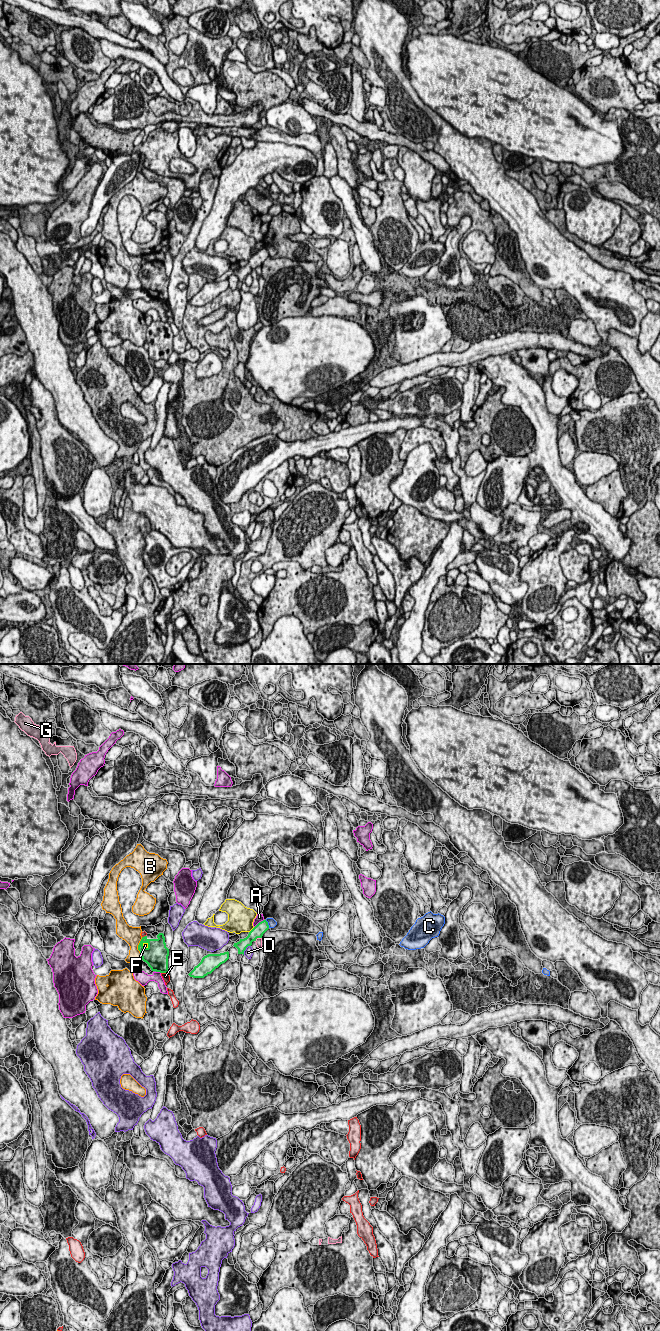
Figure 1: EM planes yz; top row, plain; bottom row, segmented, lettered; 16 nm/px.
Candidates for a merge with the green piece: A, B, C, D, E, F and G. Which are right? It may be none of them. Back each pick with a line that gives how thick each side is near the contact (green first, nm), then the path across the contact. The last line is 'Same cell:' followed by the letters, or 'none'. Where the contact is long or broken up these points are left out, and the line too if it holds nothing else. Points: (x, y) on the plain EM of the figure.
Same cell: none

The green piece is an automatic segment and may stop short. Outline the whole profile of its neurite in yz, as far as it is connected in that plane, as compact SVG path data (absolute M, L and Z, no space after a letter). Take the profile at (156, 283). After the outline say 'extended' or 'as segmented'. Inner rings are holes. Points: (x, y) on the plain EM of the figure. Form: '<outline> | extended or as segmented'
M159 261L156 267L148 267L147 264L142 265L138 278L142 288L148 292L152 299L169 301L169 277L166 275L163 261Z | as segmented

